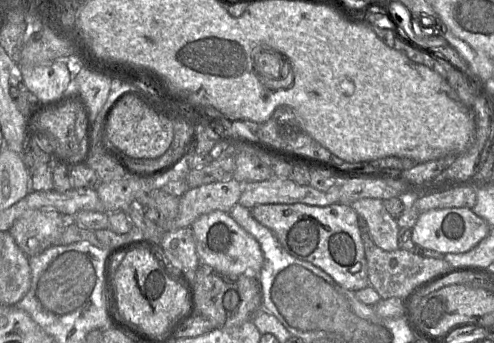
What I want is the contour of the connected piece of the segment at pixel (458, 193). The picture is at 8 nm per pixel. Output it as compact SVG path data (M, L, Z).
M460 187L435 193L413 200L413 207L419 212L445 208L469 208L476 204L476 194L474 189Z

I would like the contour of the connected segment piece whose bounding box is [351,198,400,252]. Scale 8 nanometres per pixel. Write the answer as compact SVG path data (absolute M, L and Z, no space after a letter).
M364 198L351 204L357 215L364 221L374 244L384 251L399 249L400 227L391 217L380 199Z

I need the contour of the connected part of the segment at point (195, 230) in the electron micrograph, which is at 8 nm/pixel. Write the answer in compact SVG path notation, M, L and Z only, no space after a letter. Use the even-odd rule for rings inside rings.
M213 211L197 218L190 226L200 264L226 276L256 277L263 267L264 256L257 240L245 231L229 213Z

